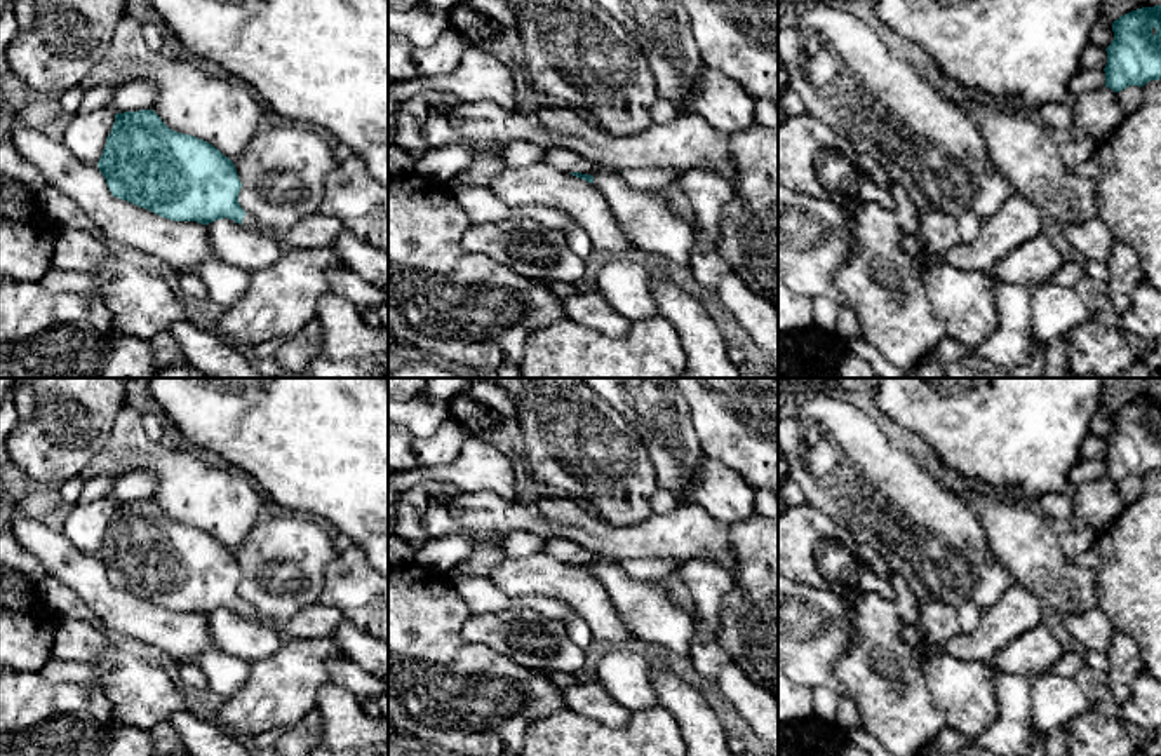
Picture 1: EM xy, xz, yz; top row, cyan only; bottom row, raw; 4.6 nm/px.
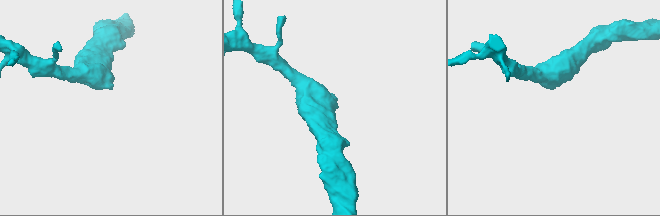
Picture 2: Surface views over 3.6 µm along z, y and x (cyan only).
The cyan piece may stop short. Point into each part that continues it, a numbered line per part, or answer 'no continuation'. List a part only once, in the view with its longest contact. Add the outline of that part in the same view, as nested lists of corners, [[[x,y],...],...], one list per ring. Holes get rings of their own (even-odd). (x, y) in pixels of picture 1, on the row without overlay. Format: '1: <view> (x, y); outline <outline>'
1: xy (249, 612); outline [[[245,603],[245,606],[242,610],[242,617],[245,617],[252,622],[258,622],[265,627],[270,627],[279,636],[280,645],[285,645],[291,641],[289,634],[285,632],[285,624],[261,615],[251,603]]]

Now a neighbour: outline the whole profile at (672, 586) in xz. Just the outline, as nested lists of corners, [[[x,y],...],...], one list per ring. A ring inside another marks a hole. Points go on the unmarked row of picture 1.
[[[681,568],[667,575],[665,578],[653,582],[660,591],[663,591],[677,606],[693,617],[695,604],[688,585],[681,577]]]

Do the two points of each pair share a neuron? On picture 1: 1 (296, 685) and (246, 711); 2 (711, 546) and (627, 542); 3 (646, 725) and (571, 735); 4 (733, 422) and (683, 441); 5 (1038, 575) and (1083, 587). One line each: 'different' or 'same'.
1: same
2: same
3: same
4: different
5: same

